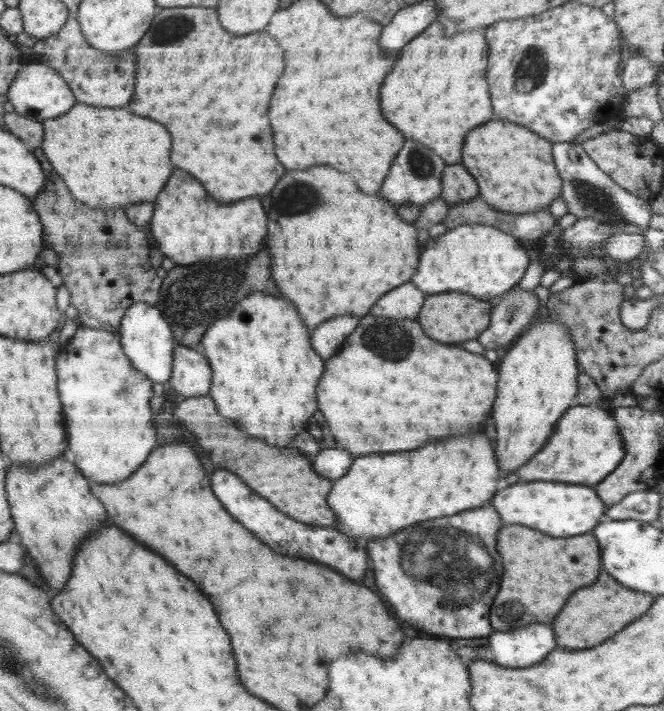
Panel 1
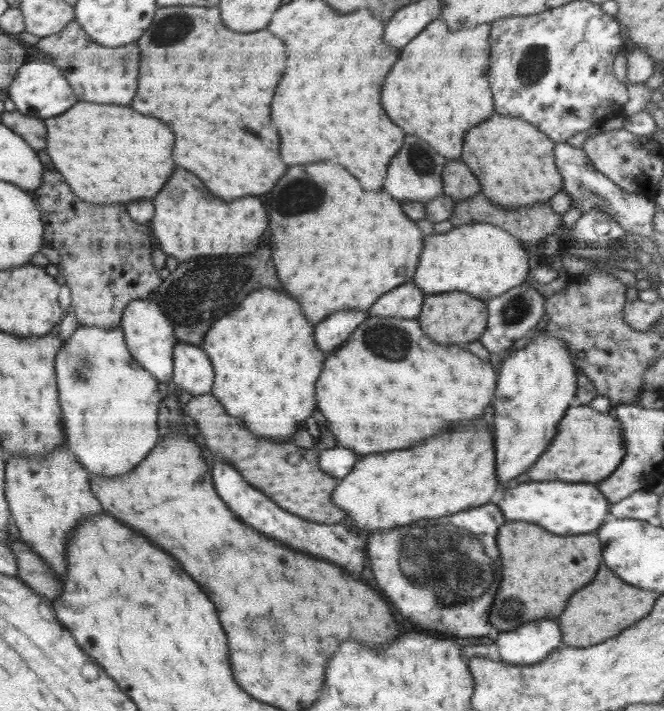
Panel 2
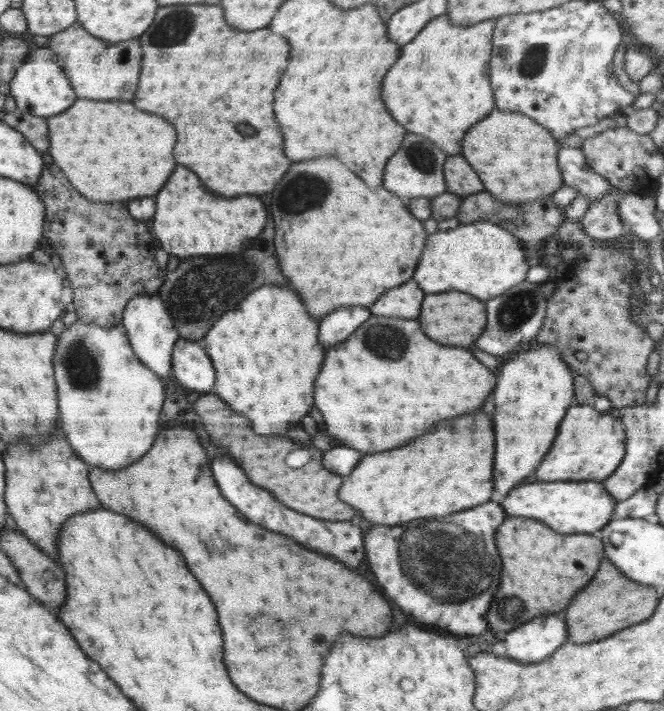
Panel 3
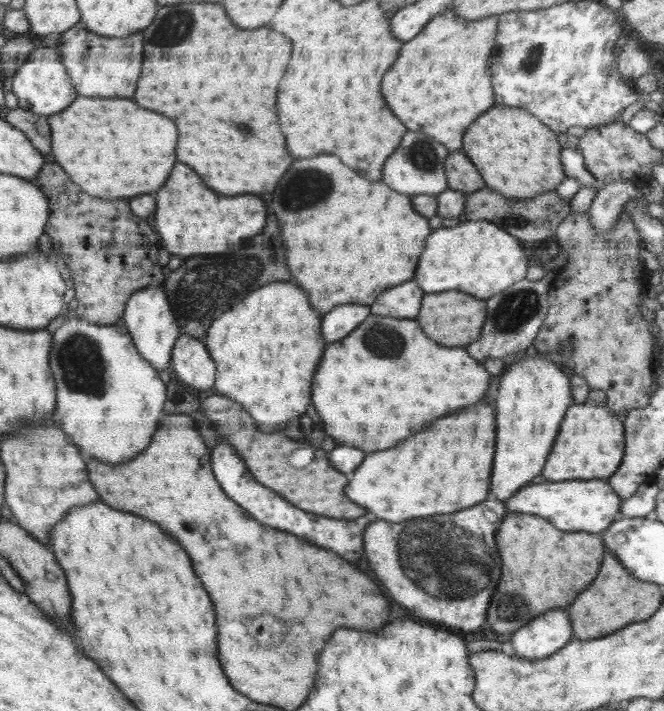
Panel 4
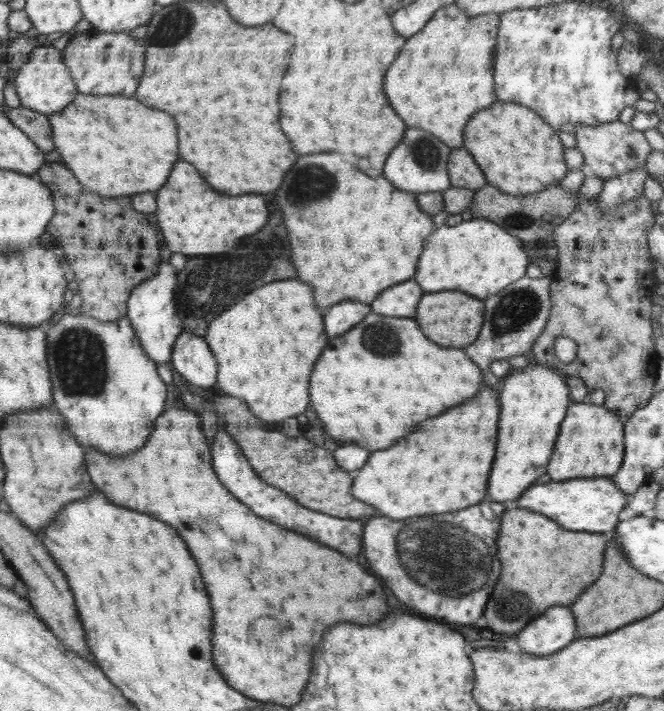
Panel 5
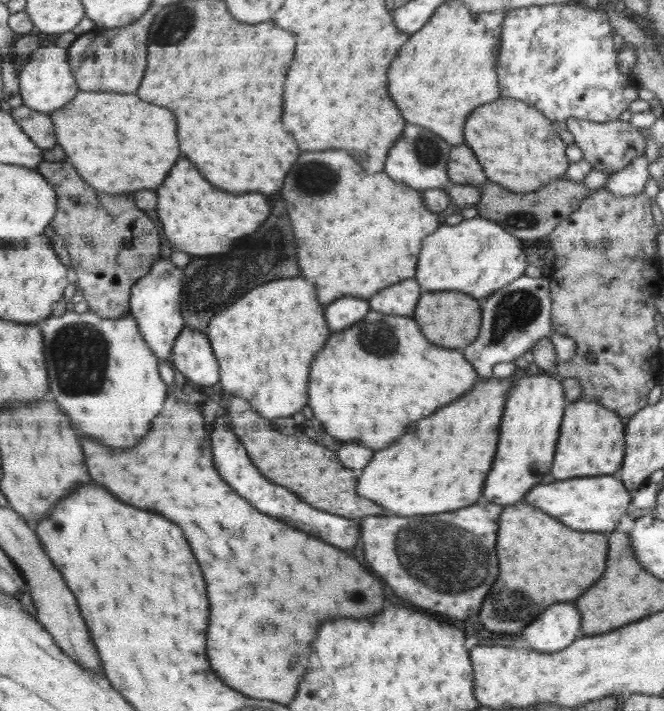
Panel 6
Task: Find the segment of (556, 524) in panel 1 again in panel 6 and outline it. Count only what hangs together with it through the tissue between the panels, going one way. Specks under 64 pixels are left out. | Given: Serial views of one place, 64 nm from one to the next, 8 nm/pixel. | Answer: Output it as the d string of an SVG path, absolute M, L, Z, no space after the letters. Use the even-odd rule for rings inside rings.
M602 475L574 478L554 484L540 483L527 492L522 501L558 518L562 524L574 530L609 533L616 529L621 517L627 514L628 506L632 502L632 493L624 487L617 475Z

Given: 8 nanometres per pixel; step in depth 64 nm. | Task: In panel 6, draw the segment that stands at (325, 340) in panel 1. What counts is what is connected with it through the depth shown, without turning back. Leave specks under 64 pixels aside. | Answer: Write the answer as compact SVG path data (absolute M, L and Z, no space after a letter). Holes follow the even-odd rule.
M344 296L328 303L325 306L324 316L330 334L344 330L352 322L360 320L368 311L370 311L368 302L362 298L354 298L354 296Z

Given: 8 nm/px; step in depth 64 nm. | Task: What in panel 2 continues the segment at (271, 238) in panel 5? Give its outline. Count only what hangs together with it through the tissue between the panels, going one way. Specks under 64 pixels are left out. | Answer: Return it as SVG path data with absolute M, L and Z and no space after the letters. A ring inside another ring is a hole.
M266 230L264 236L260 236L256 252L242 256L212 256L210 260L200 256L180 264L162 281L158 287L156 301L172 320L178 342L200 346L208 329L224 314L232 312L238 302L244 300L250 292L260 290L264 286L282 290L282 284L276 276L276 268L272 264L270 240L270 230Z

